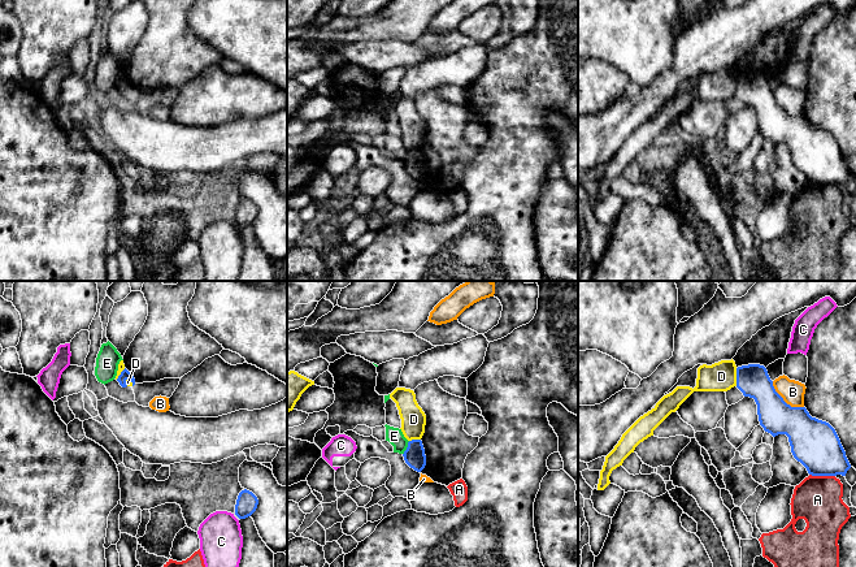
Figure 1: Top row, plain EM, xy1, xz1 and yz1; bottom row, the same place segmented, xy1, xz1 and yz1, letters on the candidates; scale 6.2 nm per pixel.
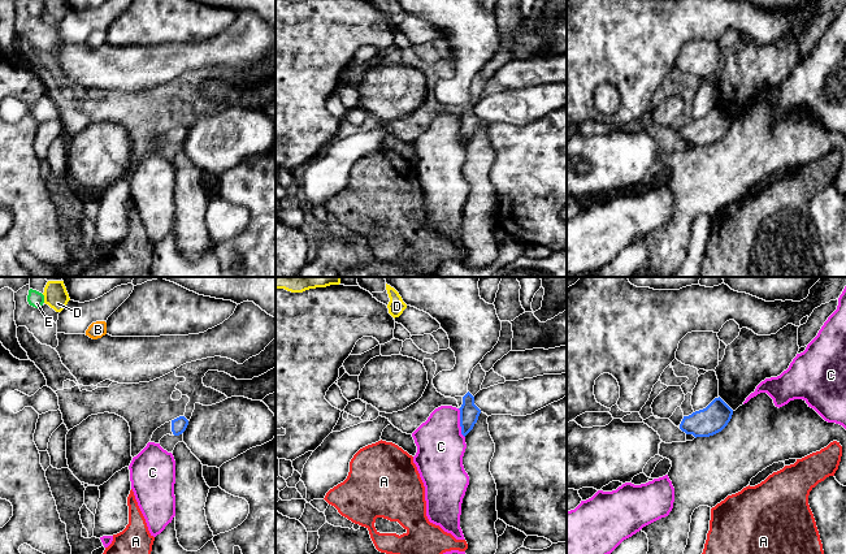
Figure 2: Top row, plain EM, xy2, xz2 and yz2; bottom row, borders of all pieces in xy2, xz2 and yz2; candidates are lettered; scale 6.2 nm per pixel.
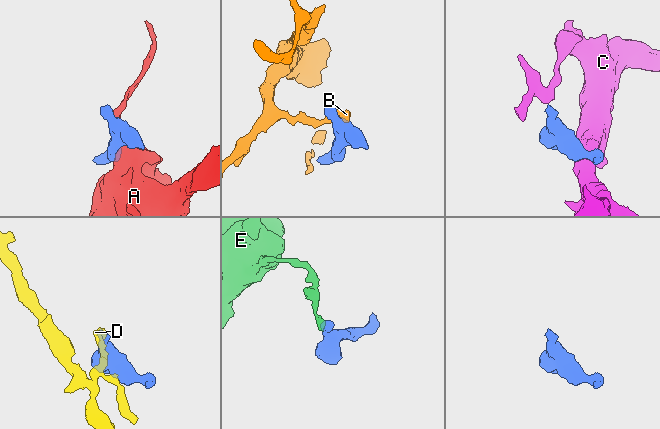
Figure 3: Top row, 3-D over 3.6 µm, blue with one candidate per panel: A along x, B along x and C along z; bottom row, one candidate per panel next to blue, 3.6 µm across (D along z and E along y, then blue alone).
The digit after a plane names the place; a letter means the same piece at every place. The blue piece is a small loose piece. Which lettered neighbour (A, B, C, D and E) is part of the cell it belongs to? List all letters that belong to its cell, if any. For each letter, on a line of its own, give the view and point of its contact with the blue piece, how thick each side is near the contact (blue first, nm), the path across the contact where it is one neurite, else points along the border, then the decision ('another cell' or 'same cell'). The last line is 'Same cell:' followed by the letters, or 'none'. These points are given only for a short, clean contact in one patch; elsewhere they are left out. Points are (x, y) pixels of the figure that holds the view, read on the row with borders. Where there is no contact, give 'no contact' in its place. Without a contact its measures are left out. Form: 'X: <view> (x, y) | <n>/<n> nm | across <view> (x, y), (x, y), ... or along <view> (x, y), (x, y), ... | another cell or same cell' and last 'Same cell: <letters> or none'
A: yz1 (822, 475) | 300/300 nm | another cell
B: yz1 (783, 401) | 220/150 nm | along yz1 (772, 381), (776, 392), (787, 403), (803, 407) | another cell
C: xz2 (460, 423) | 120/300 nm | along xz2 (458, 408), (461, 435), (464, 437) | another cell
D: yz1 (737, 377) | 200/180 nm | another cell
E: xz1 (407, 448) | 130/100 nm | along xz1 (409, 441), (403, 454) | another cell
Same cell: none

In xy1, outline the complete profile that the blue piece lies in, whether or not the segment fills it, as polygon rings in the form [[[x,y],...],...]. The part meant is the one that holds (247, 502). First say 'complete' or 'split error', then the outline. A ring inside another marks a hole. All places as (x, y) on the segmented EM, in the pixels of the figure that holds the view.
complete | [[[244,489],[238,495],[235,505],[235,515],[239,519],[245,519],[256,511],[257,505],[258,505],[257,497],[252,492]]]

